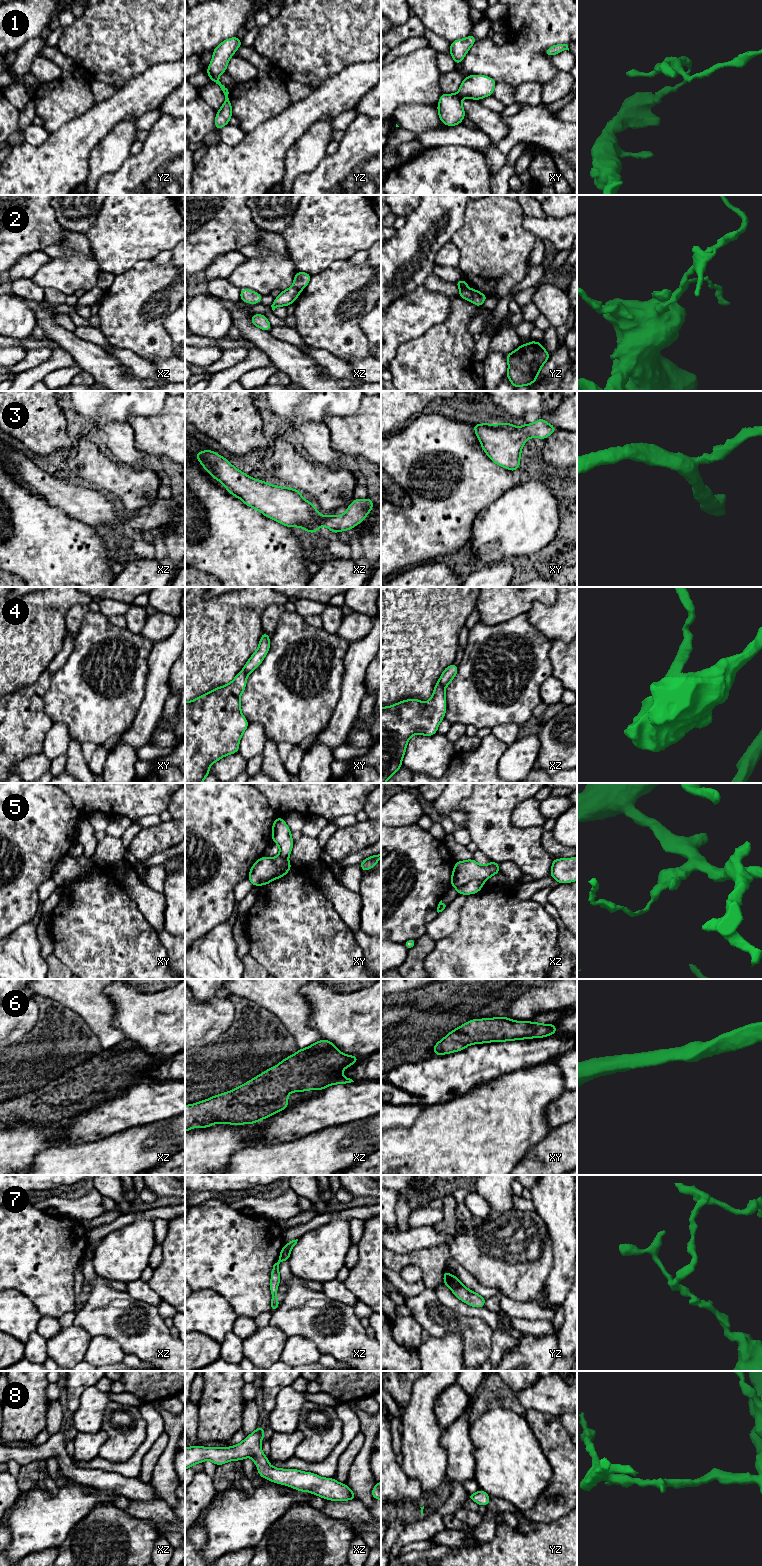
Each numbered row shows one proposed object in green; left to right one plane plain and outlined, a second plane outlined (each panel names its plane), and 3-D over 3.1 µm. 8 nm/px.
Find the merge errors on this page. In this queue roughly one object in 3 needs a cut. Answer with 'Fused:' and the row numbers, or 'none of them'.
Fused: 1, 2, 4, 5, 7

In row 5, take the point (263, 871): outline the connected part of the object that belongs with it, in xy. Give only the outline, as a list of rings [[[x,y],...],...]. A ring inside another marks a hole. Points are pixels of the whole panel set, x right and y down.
[[[277,817],[272,826],[272,841],[279,846],[280,852],[278,856],[285,860],[286,865],[282,869],[278,869],[274,865],[272,858],[266,856],[261,857],[253,864],[248,875],[248,880],[253,886],[267,885],[271,881],[285,876],[293,867],[288,862],[288,858],[294,845],[291,833],[291,830],[283,818]]]

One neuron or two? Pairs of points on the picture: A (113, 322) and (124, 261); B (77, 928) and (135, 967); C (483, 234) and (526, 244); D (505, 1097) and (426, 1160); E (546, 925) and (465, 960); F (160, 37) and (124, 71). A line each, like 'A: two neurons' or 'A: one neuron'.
A: two neurons
B: one neuron
C: one neuron
D: one neuron
E: one neuron
F: one neuron

